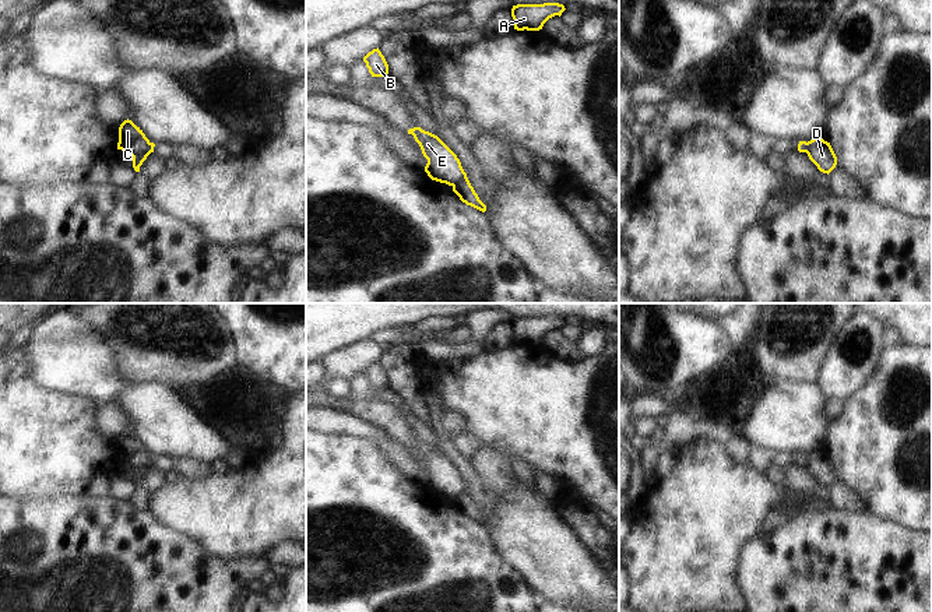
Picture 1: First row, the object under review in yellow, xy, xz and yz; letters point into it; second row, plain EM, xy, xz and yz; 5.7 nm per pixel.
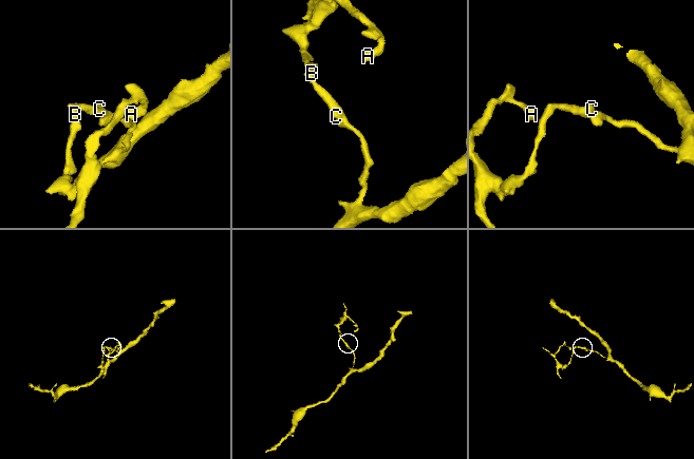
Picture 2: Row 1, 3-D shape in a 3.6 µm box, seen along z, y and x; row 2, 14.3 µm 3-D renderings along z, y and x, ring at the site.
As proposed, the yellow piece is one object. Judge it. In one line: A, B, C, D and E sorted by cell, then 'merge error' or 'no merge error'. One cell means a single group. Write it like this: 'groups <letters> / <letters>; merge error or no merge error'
groups A B C E / D; merge error

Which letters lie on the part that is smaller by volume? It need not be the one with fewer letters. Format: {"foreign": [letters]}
{"foreign": ["A", "B", "C", "E"]}

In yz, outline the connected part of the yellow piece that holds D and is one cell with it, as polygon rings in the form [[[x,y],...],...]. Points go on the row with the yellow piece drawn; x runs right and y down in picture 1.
[[[822,137],[808,141],[808,156],[823,173],[830,173],[837,165],[837,156],[830,145]]]

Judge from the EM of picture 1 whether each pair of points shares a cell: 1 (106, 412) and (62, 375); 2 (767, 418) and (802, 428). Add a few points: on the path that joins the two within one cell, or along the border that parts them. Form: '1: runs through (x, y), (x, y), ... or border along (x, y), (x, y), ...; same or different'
1: border along (113, 400), (98, 403); different
2: runs through (776, 418), (794, 419); same

